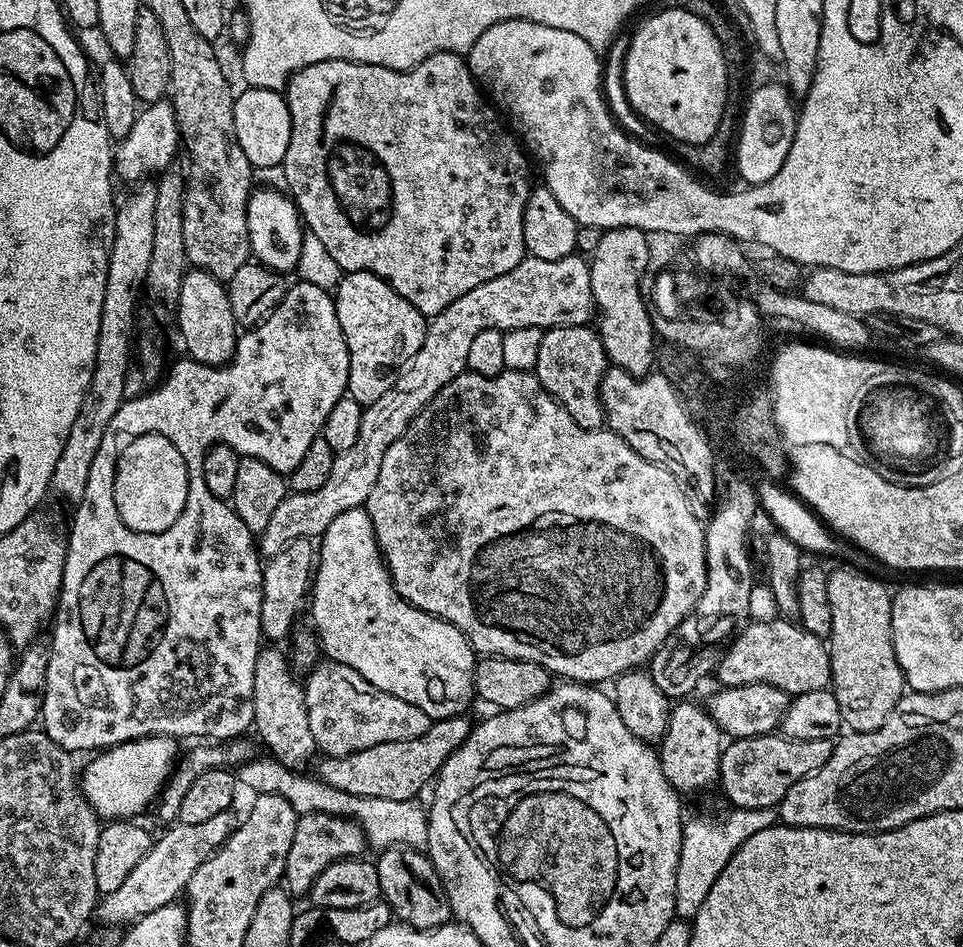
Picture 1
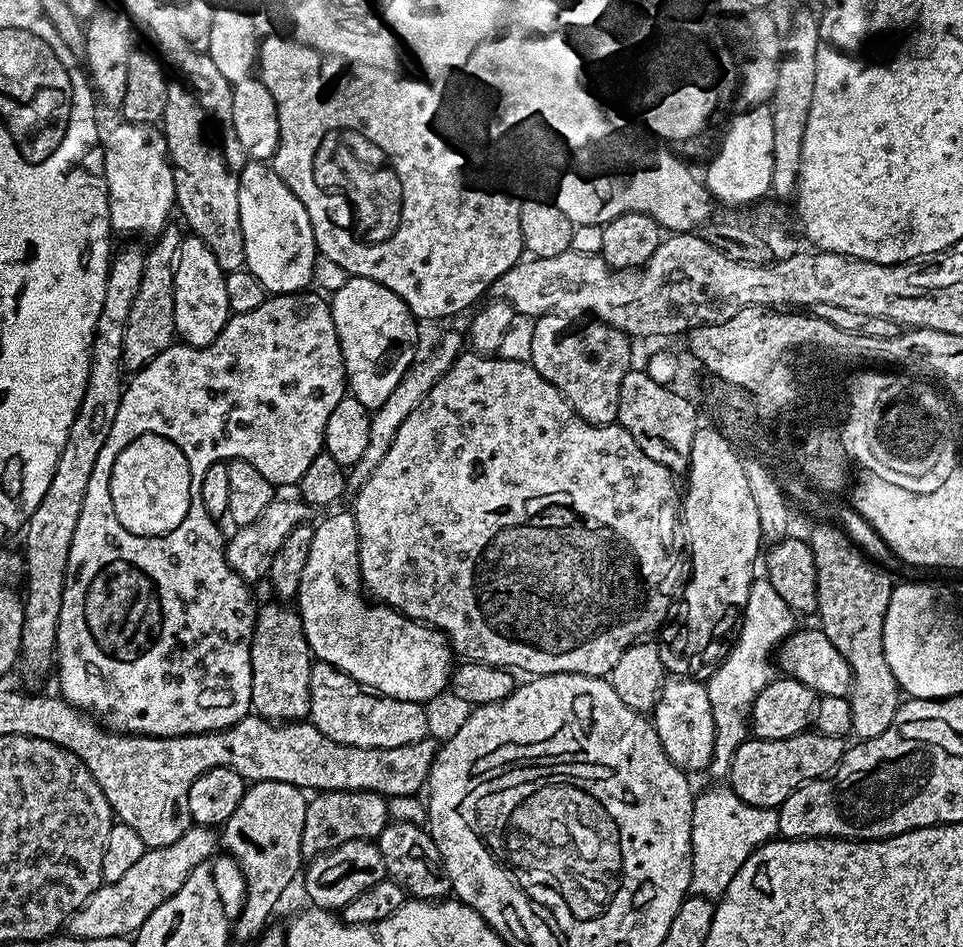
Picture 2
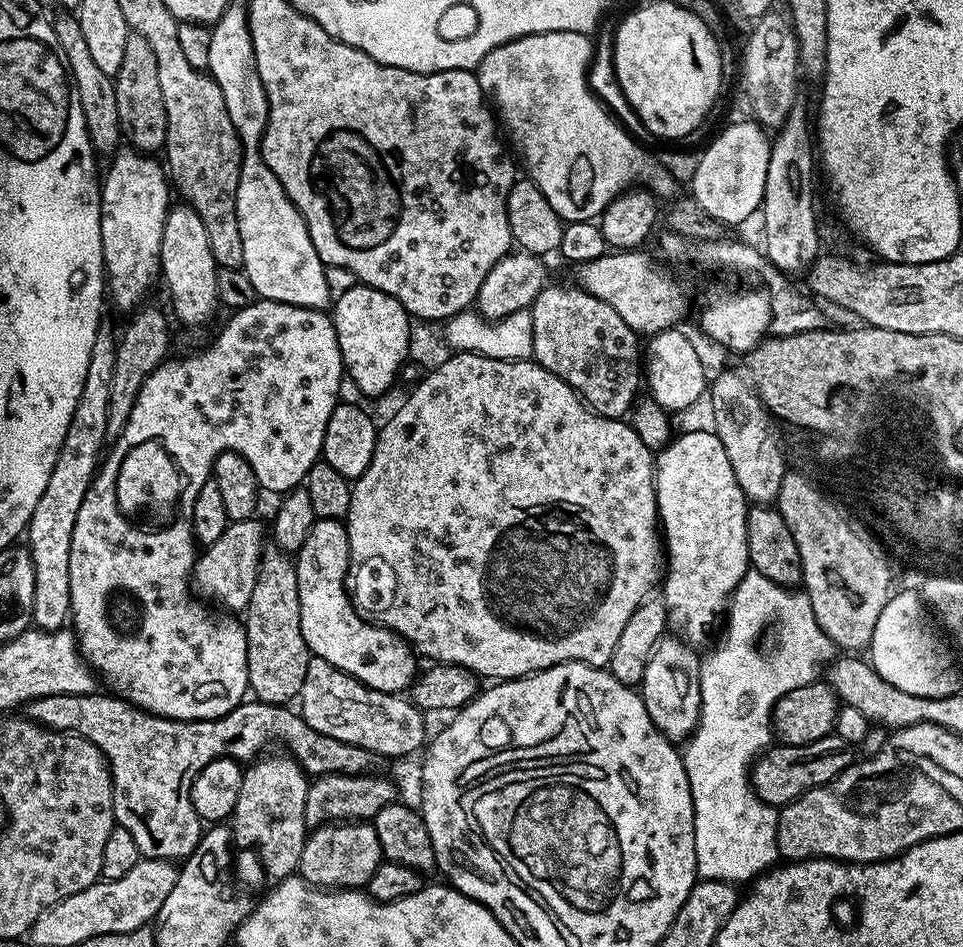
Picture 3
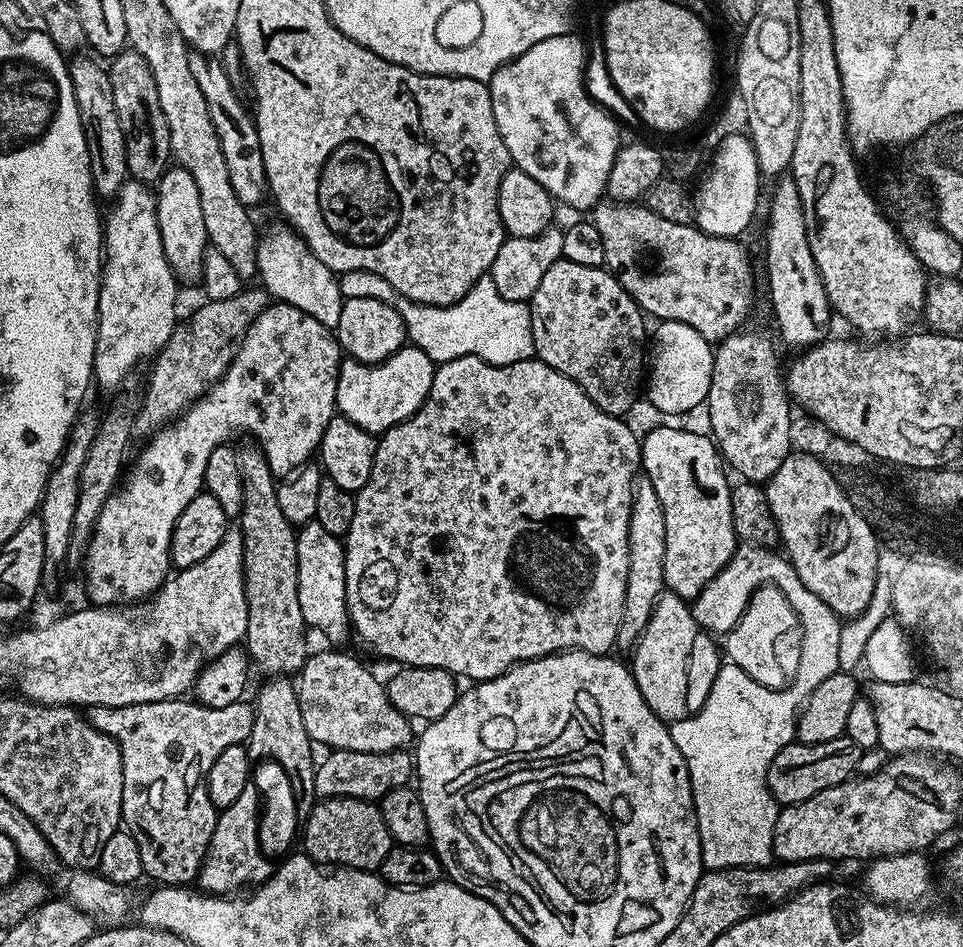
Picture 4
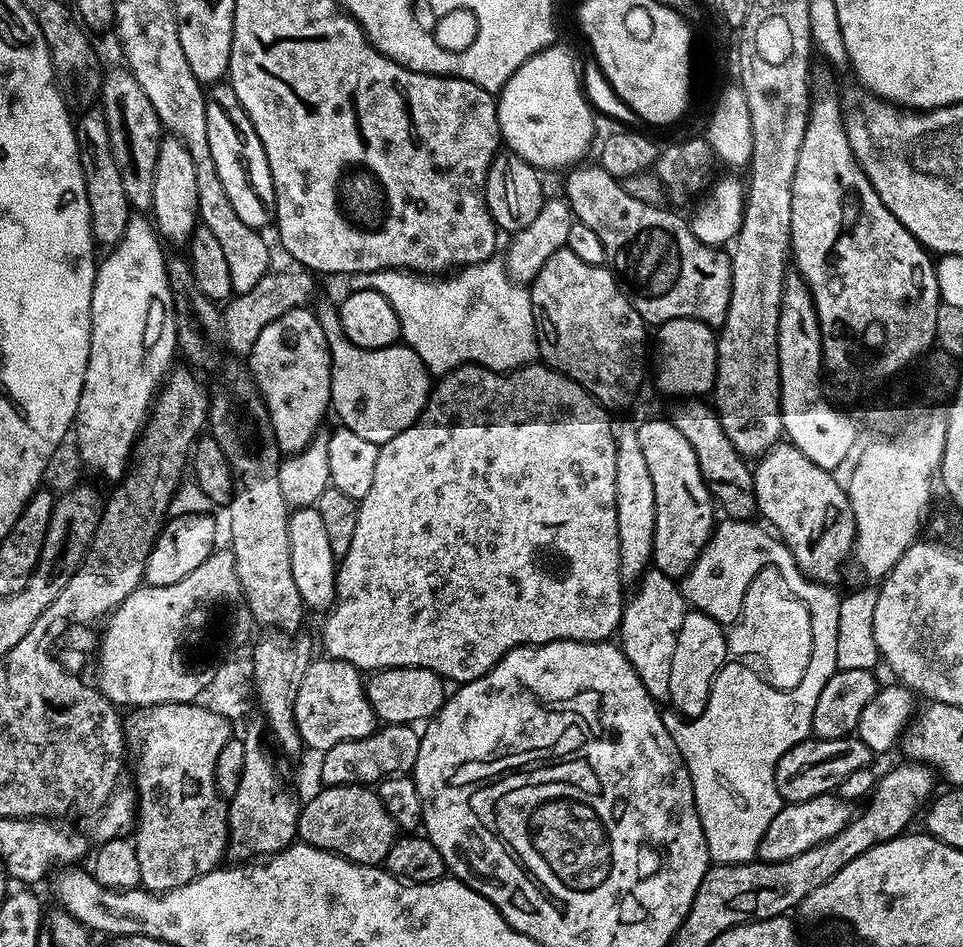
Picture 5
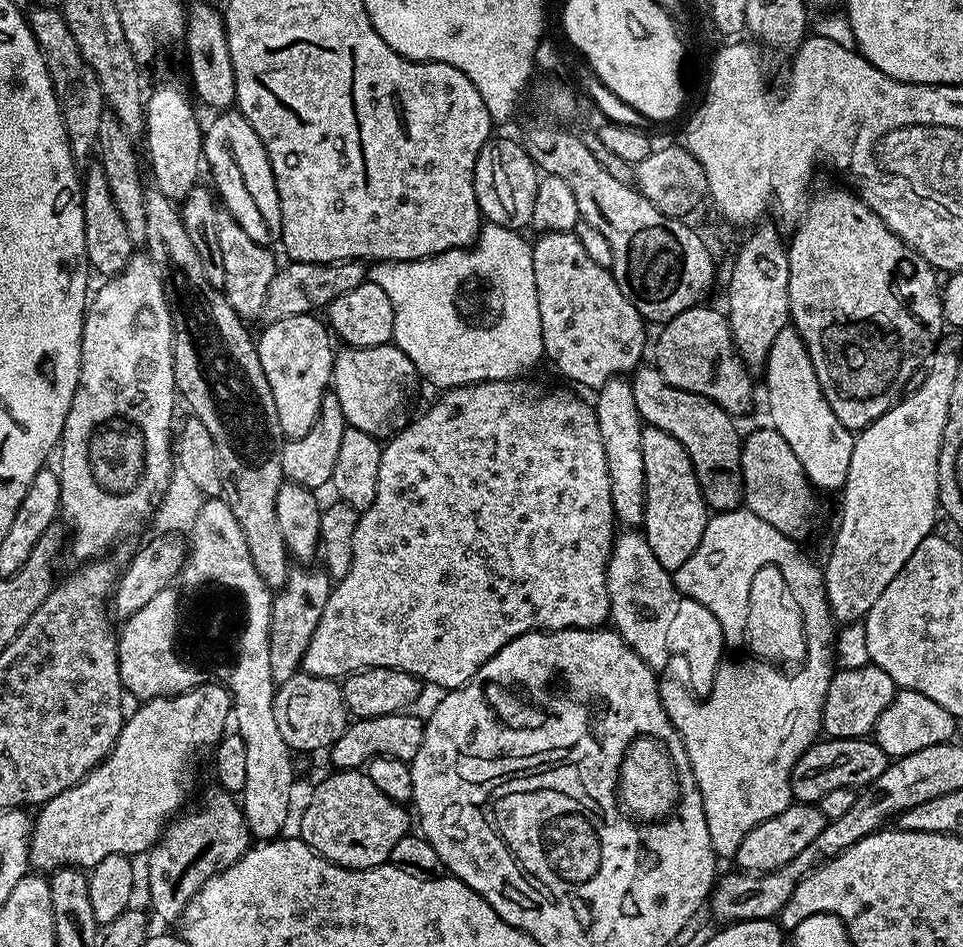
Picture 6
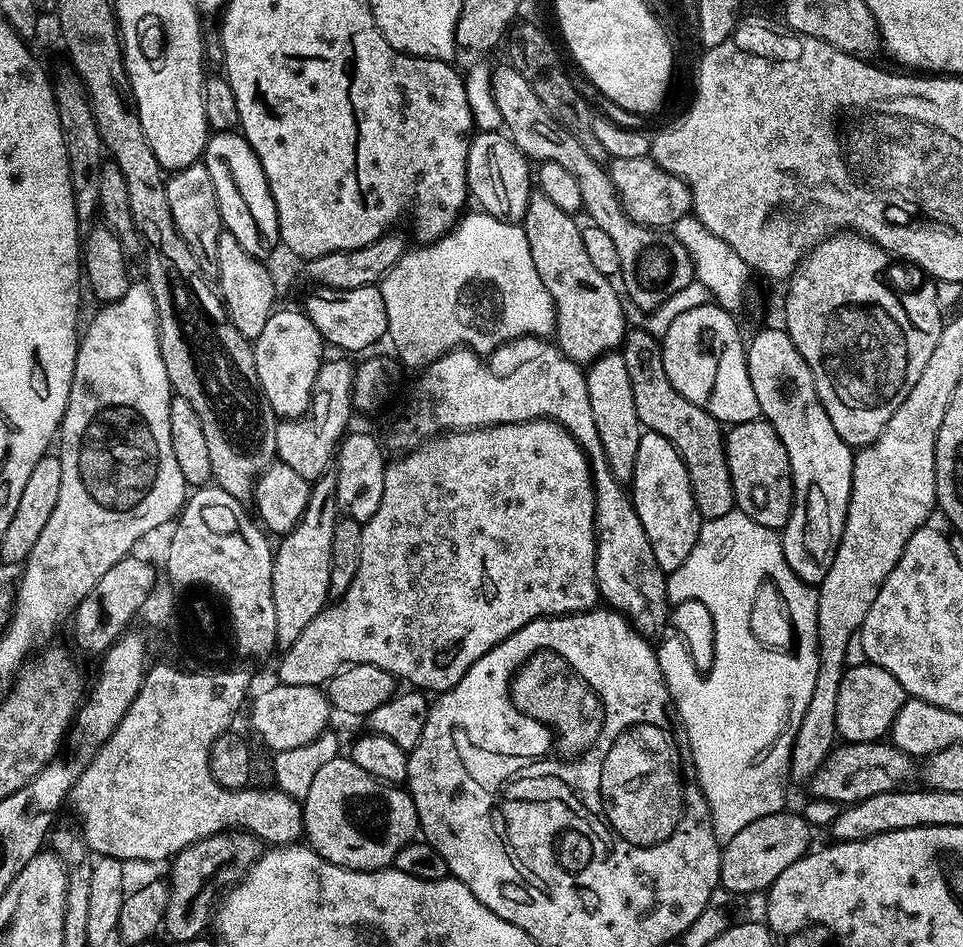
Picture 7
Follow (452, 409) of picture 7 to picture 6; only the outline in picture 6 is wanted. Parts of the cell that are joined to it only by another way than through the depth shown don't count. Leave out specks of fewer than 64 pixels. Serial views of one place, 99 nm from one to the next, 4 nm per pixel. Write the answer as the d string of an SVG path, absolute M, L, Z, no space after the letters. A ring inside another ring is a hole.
M624 530L612 541L612 556L608 560L608 597L610 598L610 624L620 637L630 645L634 654L646 662L653 672L660 674L668 664L668 659L673 659L673 652L667 647L669 645L669 625L672 625L674 614L677 613L681 595L676 591L676 582L673 573L667 572L654 558L650 550L648 540L640 530Z

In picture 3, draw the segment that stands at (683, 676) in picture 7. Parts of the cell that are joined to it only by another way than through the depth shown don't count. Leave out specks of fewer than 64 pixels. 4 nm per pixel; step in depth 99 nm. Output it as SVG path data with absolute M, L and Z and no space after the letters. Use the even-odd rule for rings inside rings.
M750 570L745 574L742 582L738 582L738 586L733 590L726 609L727 616L728 625L724 628L724 637L721 638L720 645L708 657L705 655L700 662L700 720L697 722L691 736L688 737L683 745L682 755L684 757L688 781L690 782L690 790L692 791L692 801L694 802L694 854L696 855L697 877L702 880L727 880L729 884L739 885L741 883L740 880L748 880L747 882L755 881L757 876L767 872L778 860L776 850L777 809L773 805L762 802L757 798L756 791L752 789L752 781L750 779L750 769L756 757L765 751L774 740L772 711L783 696L790 694L790 690L798 690L798 686L806 686L810 683L810 678L815 677L812 675L820 667L821 671L833 659L834 645L831 638L818 626L818 618L814 618L814 606L810 606L810 598L807 592L793 590L791 587L783 584L775 584L770 578L758 574L755 570ZM771 624L776 624L776 649L767 656L762 649L756 648L756 643L759 642L760 635Z

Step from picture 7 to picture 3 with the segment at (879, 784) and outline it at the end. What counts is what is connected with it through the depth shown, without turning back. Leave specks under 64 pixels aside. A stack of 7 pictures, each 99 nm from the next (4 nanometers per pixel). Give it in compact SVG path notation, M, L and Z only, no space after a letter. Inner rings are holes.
M837 734L818 738L818 742L810 742L806 746L790 746L780 744L769 747L756 757L751 769L750 779L752 789L762 802L773 806L789 804L797 800L804 792L830 782L842 770L846 770L854 763L853 745Z

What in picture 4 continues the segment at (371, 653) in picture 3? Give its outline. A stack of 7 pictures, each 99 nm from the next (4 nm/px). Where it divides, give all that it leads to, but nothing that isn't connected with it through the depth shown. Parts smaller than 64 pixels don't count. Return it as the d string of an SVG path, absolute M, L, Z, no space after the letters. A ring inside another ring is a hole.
M311 520L309 524L299 525L296 534L296 545L298 546L298 606L302 606L302 618L304 619L305 625L309 629L317 628L322 635L328 640L333 640L333 645L340 646L347 636L350 636L350 621L348 618L348 603L346 602L346 570L344 569L344 557L346 555L345 545L342 543L341 537L330 534L330 530L325 530L316 520Z

